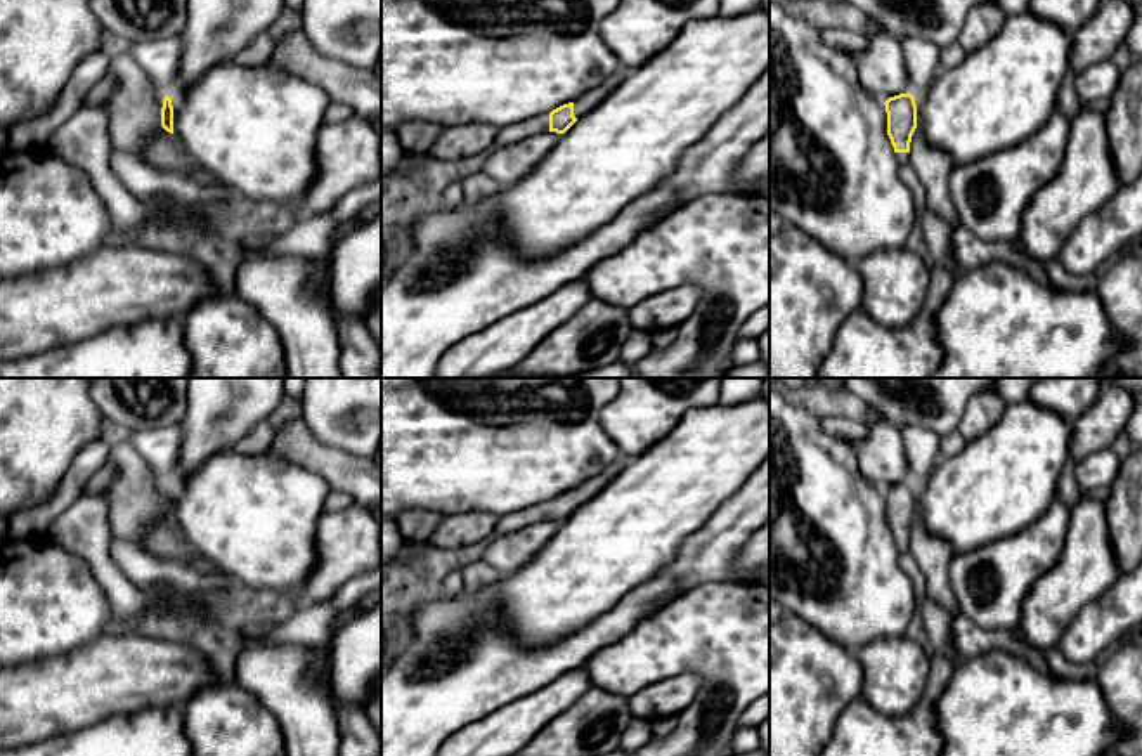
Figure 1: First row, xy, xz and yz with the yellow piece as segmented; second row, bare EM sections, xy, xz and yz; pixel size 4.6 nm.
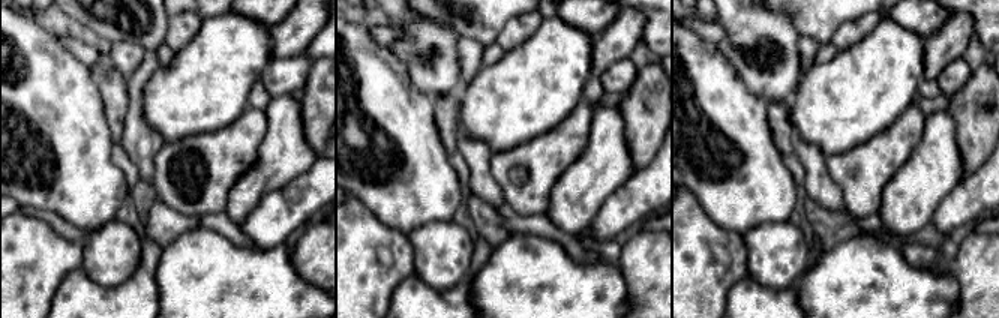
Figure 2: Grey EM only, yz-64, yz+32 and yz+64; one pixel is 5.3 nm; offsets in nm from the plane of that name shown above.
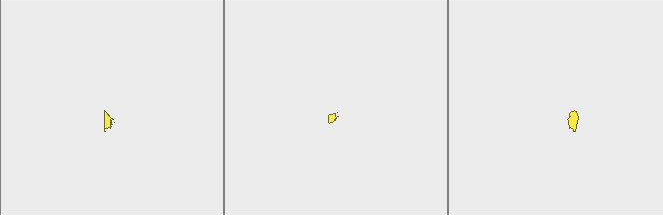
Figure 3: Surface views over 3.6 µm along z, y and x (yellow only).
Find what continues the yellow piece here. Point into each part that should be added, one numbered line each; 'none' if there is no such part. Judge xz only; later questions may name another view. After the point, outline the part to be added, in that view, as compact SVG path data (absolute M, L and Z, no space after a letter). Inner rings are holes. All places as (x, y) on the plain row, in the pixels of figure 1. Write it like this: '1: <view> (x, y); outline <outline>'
1: xz (586, 491); outline M619 454L617 459L607 470L574 489L574 505L577 508L586 505L589 499L600 494L608 486L608 482L629 463L629 456Z
2: xz (510, 522); outline M539 503L535 506L529 506L516 513L508 513L504 517L499 517L496 525L496 536L509 534L544 520L549 520L549 503Z

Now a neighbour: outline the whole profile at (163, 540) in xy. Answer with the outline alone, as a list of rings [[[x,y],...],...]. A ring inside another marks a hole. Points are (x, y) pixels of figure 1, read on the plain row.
[[[163,515],[156,517],[147,536],[140,544],[159,558],[173,558],[187,564],[191,569],[201,572],[215,572],[217,569],[180,536],[173,522],[166,520]]]

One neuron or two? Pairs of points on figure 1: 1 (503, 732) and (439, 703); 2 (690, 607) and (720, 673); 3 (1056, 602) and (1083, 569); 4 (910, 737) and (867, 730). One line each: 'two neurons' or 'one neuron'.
1: two neurons
2: one neuron
3: one neuron
4: one neuron

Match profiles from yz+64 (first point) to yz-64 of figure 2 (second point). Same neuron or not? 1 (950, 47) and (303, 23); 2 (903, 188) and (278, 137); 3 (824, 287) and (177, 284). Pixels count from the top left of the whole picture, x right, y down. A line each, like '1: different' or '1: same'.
1: same
2: same
3: same

